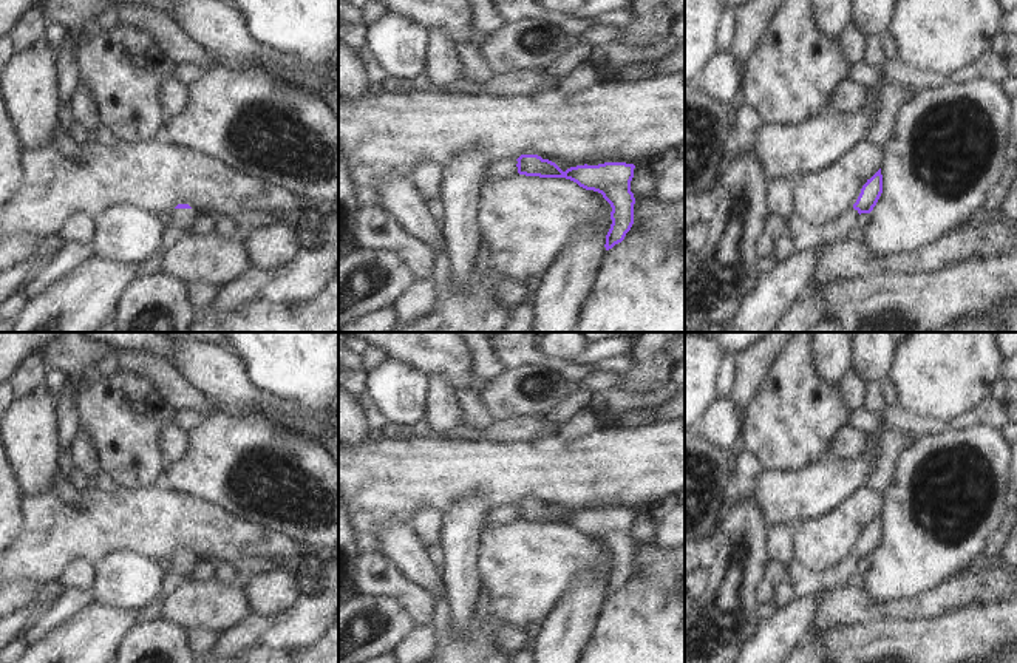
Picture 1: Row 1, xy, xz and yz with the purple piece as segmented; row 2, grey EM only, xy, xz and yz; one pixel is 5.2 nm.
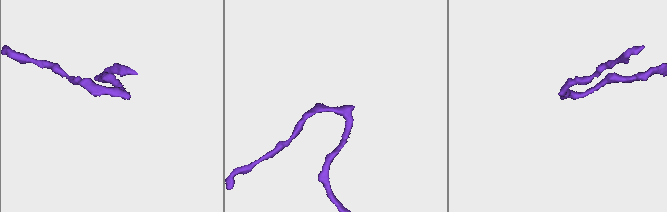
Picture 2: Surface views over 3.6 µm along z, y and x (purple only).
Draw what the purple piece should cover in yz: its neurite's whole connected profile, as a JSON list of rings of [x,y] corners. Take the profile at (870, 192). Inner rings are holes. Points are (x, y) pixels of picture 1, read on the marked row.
[[[881,168],[862,185],[861,193],[853,207],[836,221],[824,226],[811,226],[796,212],[787,219],[790,236],[796,243],[796,250],[804,252],[810,249],[830,244],[852,235],[859,233],[858,219],[861,213],[870,213],[883,193]]]

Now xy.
[[[178,204],[170,213],[165,224],[170,236],[190,233],[198,219],[198,213],[189,204]]]

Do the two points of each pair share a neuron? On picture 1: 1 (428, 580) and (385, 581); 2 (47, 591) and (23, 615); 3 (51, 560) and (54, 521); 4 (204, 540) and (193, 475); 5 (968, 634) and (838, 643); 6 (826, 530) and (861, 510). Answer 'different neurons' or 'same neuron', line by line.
1: different neurons
2: same neuron
3: same neuron
4: different neurons
5: same neuron
6: same neuron

